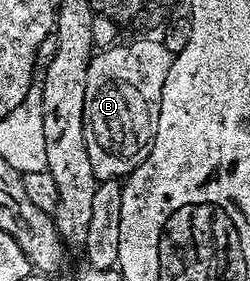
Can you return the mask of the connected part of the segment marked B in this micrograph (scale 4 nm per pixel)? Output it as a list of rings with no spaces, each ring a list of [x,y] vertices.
[[[162,38],[135,39],[132,43],[111,45],[108,51],[92,54],[85,77],[85,113],[83,128],[89,149],[89,165],[93,165],[96,180],[118,179],[136,171],[149,157],[153,141],[157,137],[157,121],[161,113],[161,93],[165,89],[165,77],[169,77],[172,56],[165,49]]]

